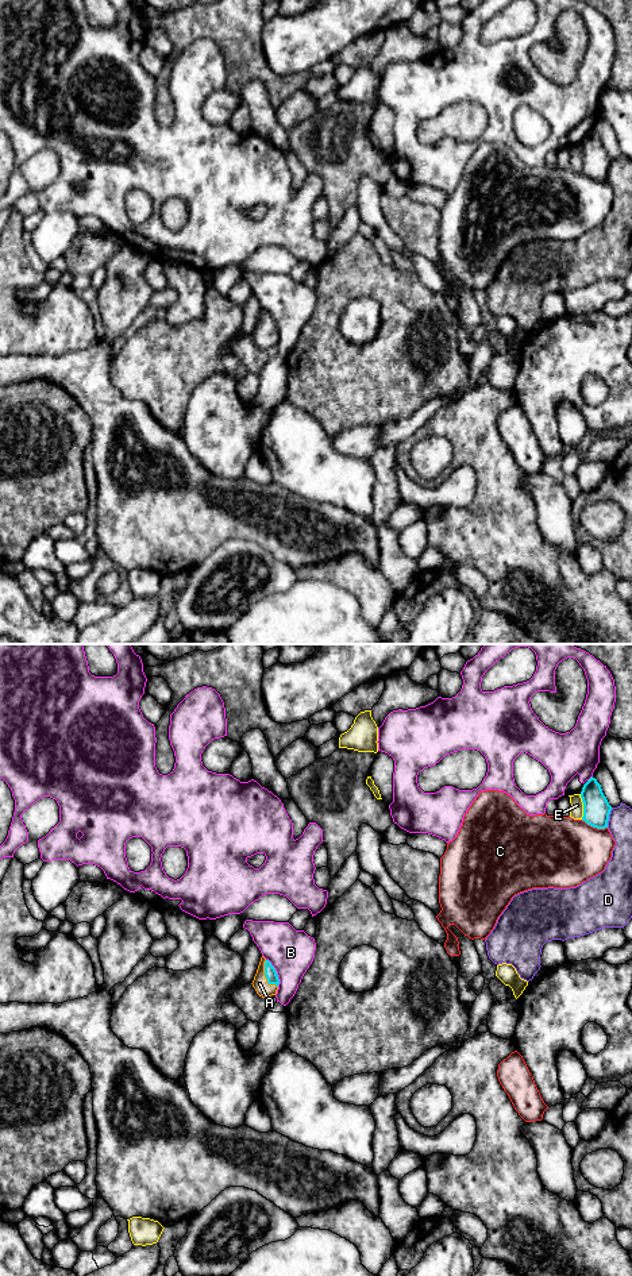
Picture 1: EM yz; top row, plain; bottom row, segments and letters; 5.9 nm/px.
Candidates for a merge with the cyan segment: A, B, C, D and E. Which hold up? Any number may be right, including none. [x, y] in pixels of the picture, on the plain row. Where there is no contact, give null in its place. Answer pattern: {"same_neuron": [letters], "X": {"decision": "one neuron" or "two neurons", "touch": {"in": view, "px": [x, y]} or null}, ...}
{"same_neuron": ["A"], "A": {"decision": "one neuron", "touch": {"in": "yz", "px": [265, 327]}}, "B": {"decision": "two neurons", "touch": {"in": "yz", "px": [276, 324]}}, "C": {"decision": "two neurons", "touch": {"in": "yz", "px": [594, 178]}}, "D": {"decision": "two neurons", "touch": {"in": "yz", "px": [608, 169]}}, "E": {"decision": "two neurons", "touch": {"in": "yz", "px": [584, 158]}}}

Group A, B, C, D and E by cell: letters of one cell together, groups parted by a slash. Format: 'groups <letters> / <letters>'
groups A / B / C / D / E

